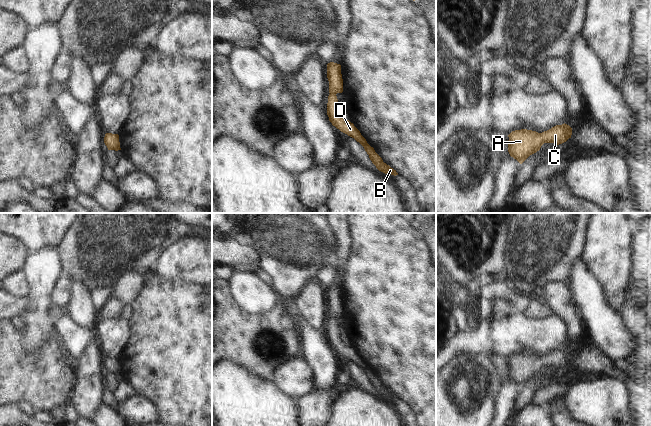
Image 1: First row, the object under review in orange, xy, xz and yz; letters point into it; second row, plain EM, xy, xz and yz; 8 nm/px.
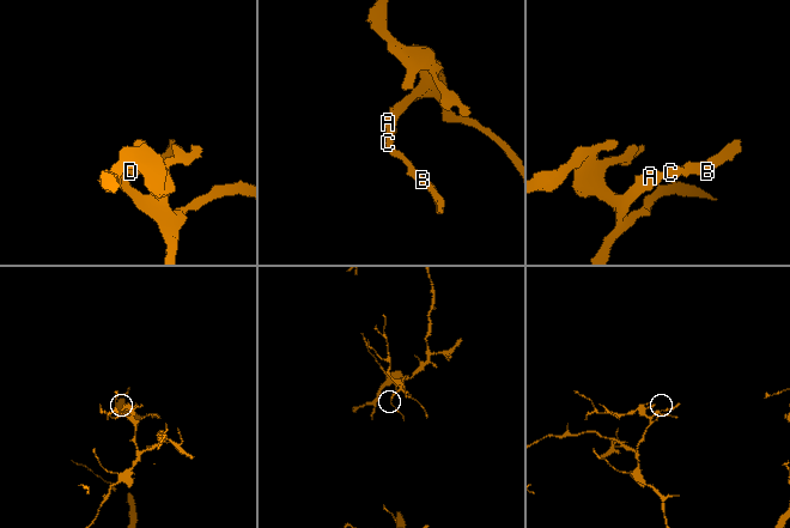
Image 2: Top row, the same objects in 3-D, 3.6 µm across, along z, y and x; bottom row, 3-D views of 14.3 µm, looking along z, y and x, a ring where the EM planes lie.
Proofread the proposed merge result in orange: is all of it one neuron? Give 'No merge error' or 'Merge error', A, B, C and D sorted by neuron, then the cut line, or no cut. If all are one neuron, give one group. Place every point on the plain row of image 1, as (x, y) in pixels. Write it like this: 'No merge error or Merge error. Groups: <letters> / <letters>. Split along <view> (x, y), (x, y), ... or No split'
No merge error. Groups: A B C D. No split

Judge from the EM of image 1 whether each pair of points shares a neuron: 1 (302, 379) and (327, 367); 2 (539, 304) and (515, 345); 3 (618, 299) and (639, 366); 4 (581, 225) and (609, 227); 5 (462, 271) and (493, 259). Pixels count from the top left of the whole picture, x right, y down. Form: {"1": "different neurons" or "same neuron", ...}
{"1": "different neurons", "2": "different neurons", "3": "different neurons", "4": "different neurons", "5": "same neuron"}

